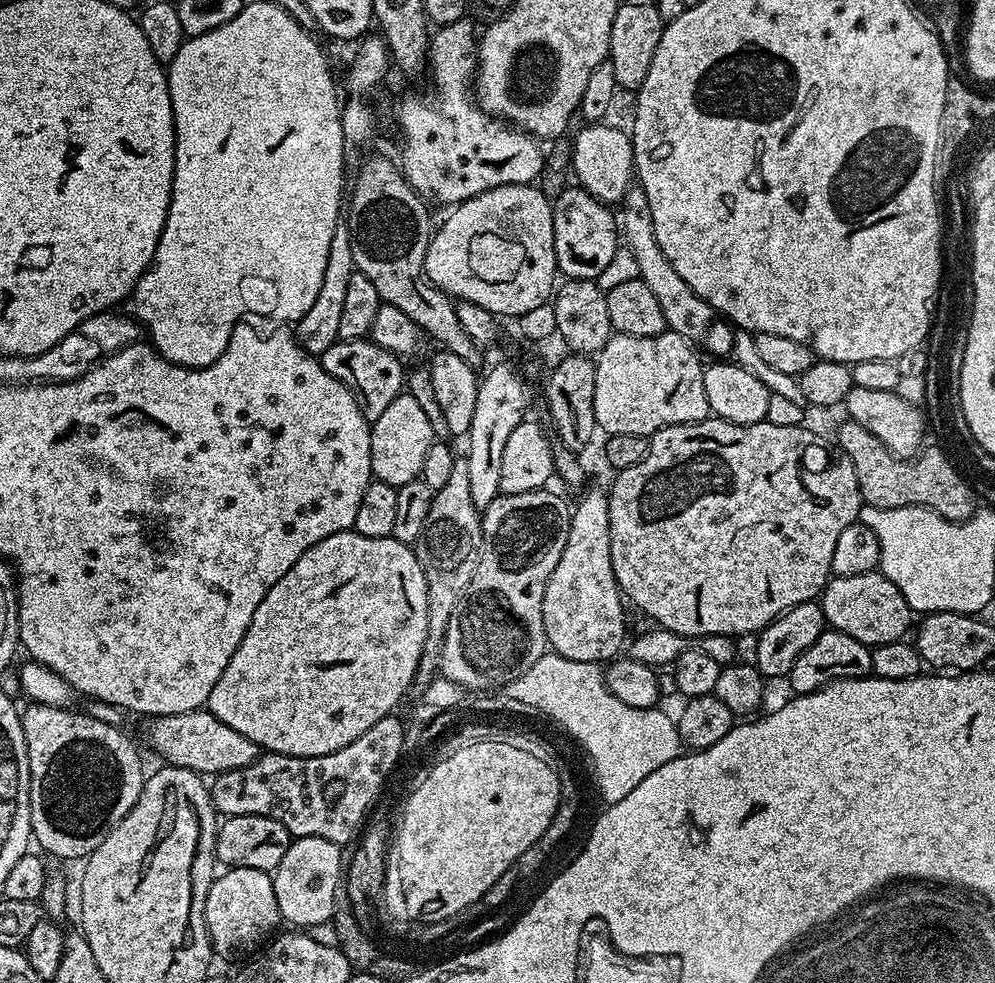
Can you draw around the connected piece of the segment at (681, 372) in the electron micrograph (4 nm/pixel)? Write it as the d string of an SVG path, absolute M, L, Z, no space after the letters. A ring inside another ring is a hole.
M667 330L650 338L638 338L634 334L621 332L613 334L595 357L594 418L597 429L608 436L638 434L650 438L666 426L693 424L699 420L709 419L710 409L704 385L705 365L700 364L692 348L695 347L684 337Z

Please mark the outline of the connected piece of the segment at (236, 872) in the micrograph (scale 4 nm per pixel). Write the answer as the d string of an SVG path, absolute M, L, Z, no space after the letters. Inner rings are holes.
M245 867L225 869L213 879L207 892L204 913L213 953L224 958L247 957L255 953L271 937L270 932L281 923L271 875Z

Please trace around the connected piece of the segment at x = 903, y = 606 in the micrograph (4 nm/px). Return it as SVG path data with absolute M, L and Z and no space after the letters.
M879 570L853 576L832 576L818 603L829 629L850 634L850 638L869 646L904 640L914 624L914 613L906 598L902 598L902 590Z

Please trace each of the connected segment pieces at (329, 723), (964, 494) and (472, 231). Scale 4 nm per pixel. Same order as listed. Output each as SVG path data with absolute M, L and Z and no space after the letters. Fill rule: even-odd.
M354 530L339 532L330 538L322 538L258 602L258 610L254 610L254 618L238 646L234 650L234 658L222 670L222 678L218 678L218 686L210 690L210 698L206 705L207 711L212 712L230 730L238 730L250 742L254 742L264 752L277 752L287 756L325 756L331 752L342 750L342 746L350 746L354 738L362 738L374 722L384 716L393 715L397 711L396 703L408 692L408 687L413 687L416 672L420 669L422 646L426 642L426 574L422 574L422 566L418 562L415 551L409 545L398 542L392 536L382 538L366 538Z
M849 419L843 423L836 432L835 443L850 458L858 478L860 499L867 507L929 508L942 518L958 521L968 520L977 512L978 496L973 485L964 481L963 474L948 461L942 449L925 447L915 458L901 458L886 450L866 426L858 426L858 422Z
M511 184L486 190L455 205L449 212L452 213L433 231L426 250L424 269L434 286L457 301L465 300L474 302L474 306L482 306L497 318L518 318L526 314L526 310L534 310L534 306L549 303L558 277L552 200L549 197L544 197L532 184Z

